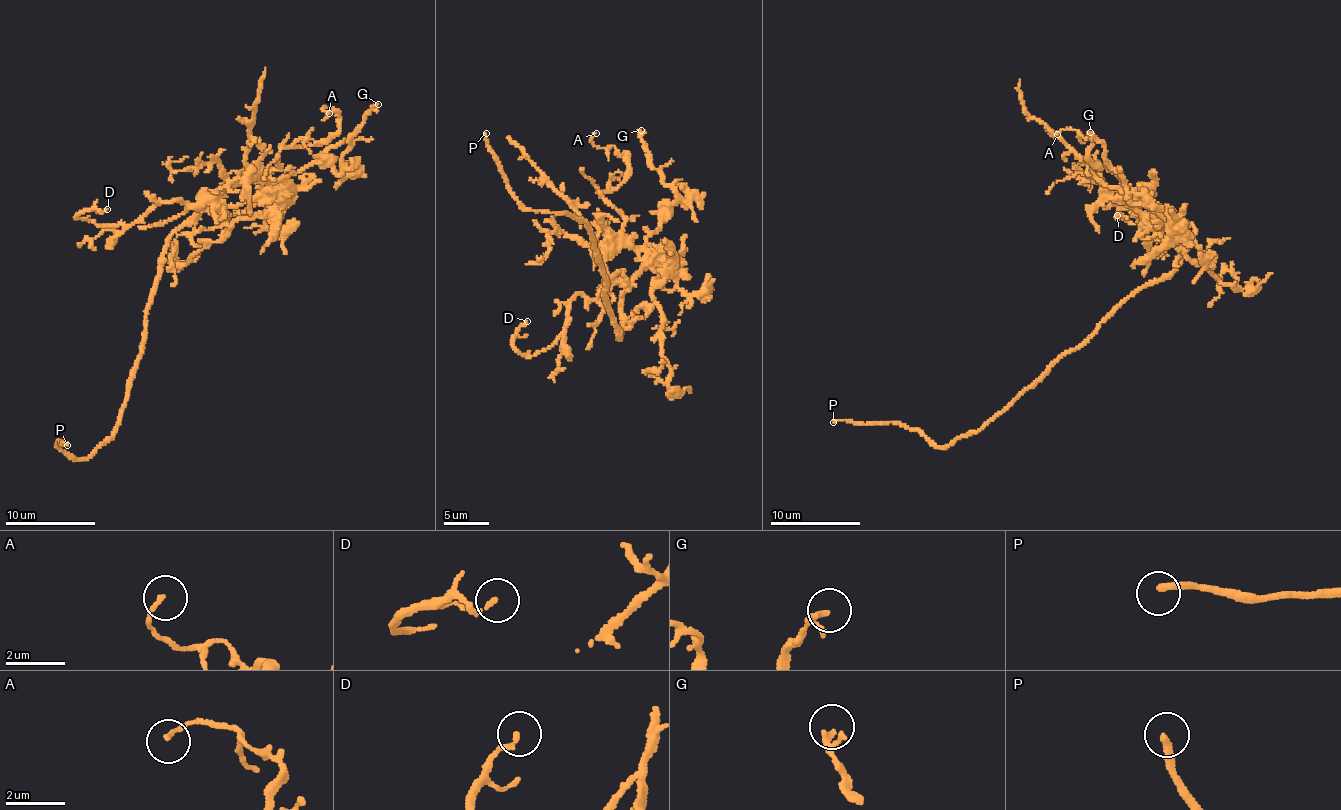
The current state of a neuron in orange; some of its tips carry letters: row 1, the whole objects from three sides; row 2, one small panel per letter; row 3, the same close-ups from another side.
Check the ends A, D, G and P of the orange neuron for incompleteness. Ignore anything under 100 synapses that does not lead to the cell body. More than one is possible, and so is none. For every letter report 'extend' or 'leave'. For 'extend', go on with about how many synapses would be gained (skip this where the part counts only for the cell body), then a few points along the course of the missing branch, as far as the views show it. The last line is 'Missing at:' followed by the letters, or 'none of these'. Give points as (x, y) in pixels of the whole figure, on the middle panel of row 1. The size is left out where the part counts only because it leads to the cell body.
A: leave
D: leave
G: leave
P: extend; course (486, 133), (466, 108), (479, 118), (480, 136), (488, 156), (483, 178), (460, 212), (455, 237), (460, 245)
Missing at: P

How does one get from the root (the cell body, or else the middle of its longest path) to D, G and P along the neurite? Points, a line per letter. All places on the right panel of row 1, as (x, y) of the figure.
D: (1137, 292), (1176, 267), (1184, 250), (1150, 218), (1134, 214), (1142, 235), (1144, 225), (1117, 215)
G: (1137, 292), (1176, 267), (1184, 250), (1174, 233), (1160, 227), (1151, 191), (1133, 203), (1123, 176), (1090, 132)
P: (1137, 292), (1006, 409), (944, 447), (932, 445), (917, 431), (893, 422), (833, 422)

